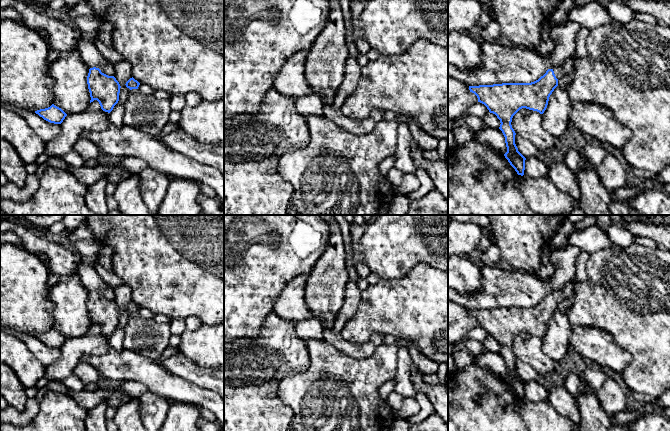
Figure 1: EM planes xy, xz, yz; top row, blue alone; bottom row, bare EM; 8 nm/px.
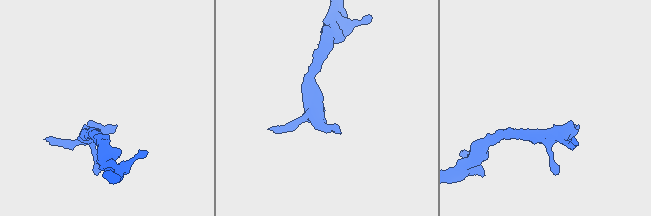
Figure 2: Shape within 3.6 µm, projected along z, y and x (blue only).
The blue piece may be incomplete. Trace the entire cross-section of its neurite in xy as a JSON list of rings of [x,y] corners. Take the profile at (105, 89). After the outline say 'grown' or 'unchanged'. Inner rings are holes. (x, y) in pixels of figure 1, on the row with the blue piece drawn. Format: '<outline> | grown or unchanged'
[[[99,68],[89,69],[87,84],[90,92],[90,103],[97,100],[101,109],[110,113],[119,101],[120,84],[114,76],[108,76]]] | unchanged

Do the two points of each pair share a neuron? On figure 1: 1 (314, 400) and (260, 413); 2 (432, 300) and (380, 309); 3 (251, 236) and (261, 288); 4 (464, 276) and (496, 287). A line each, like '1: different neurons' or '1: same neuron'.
1: different neurons
2: same neuron
3: same neuron
4: different neurons

